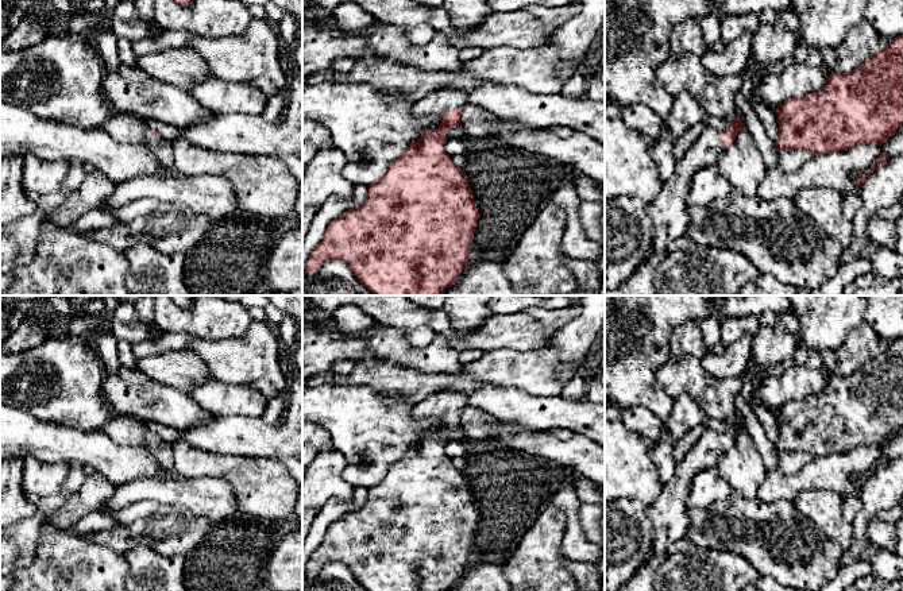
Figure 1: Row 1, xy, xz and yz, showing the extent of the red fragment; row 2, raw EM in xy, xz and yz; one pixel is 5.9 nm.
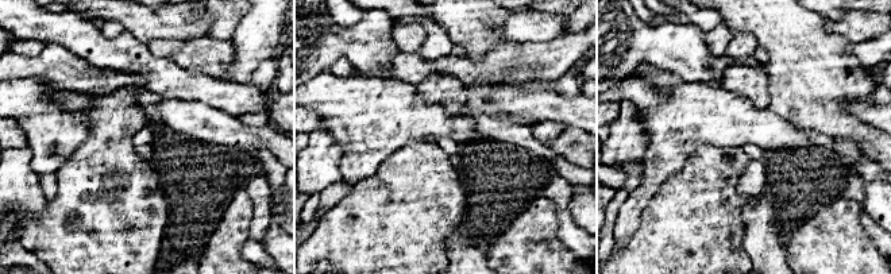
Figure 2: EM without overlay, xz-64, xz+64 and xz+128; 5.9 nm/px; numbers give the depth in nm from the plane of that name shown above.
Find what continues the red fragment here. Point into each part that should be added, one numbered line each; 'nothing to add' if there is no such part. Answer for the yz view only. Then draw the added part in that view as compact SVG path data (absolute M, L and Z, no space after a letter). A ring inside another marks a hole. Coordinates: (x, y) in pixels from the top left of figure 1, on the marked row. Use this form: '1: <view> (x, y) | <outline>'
1: yz (668, 211) | M703 125L695 144L676 161L674 173L663 182L656 198L645 205L655 228L652 254L664 250L675 239L686 235L691 179L699 169L714 166L722 151L719 131Z

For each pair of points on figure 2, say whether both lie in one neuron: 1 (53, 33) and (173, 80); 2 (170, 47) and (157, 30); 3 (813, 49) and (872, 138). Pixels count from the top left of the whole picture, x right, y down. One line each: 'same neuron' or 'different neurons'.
1: same neuron
2: different neurons
3: same neuron

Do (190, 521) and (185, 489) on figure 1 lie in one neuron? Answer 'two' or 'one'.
two

